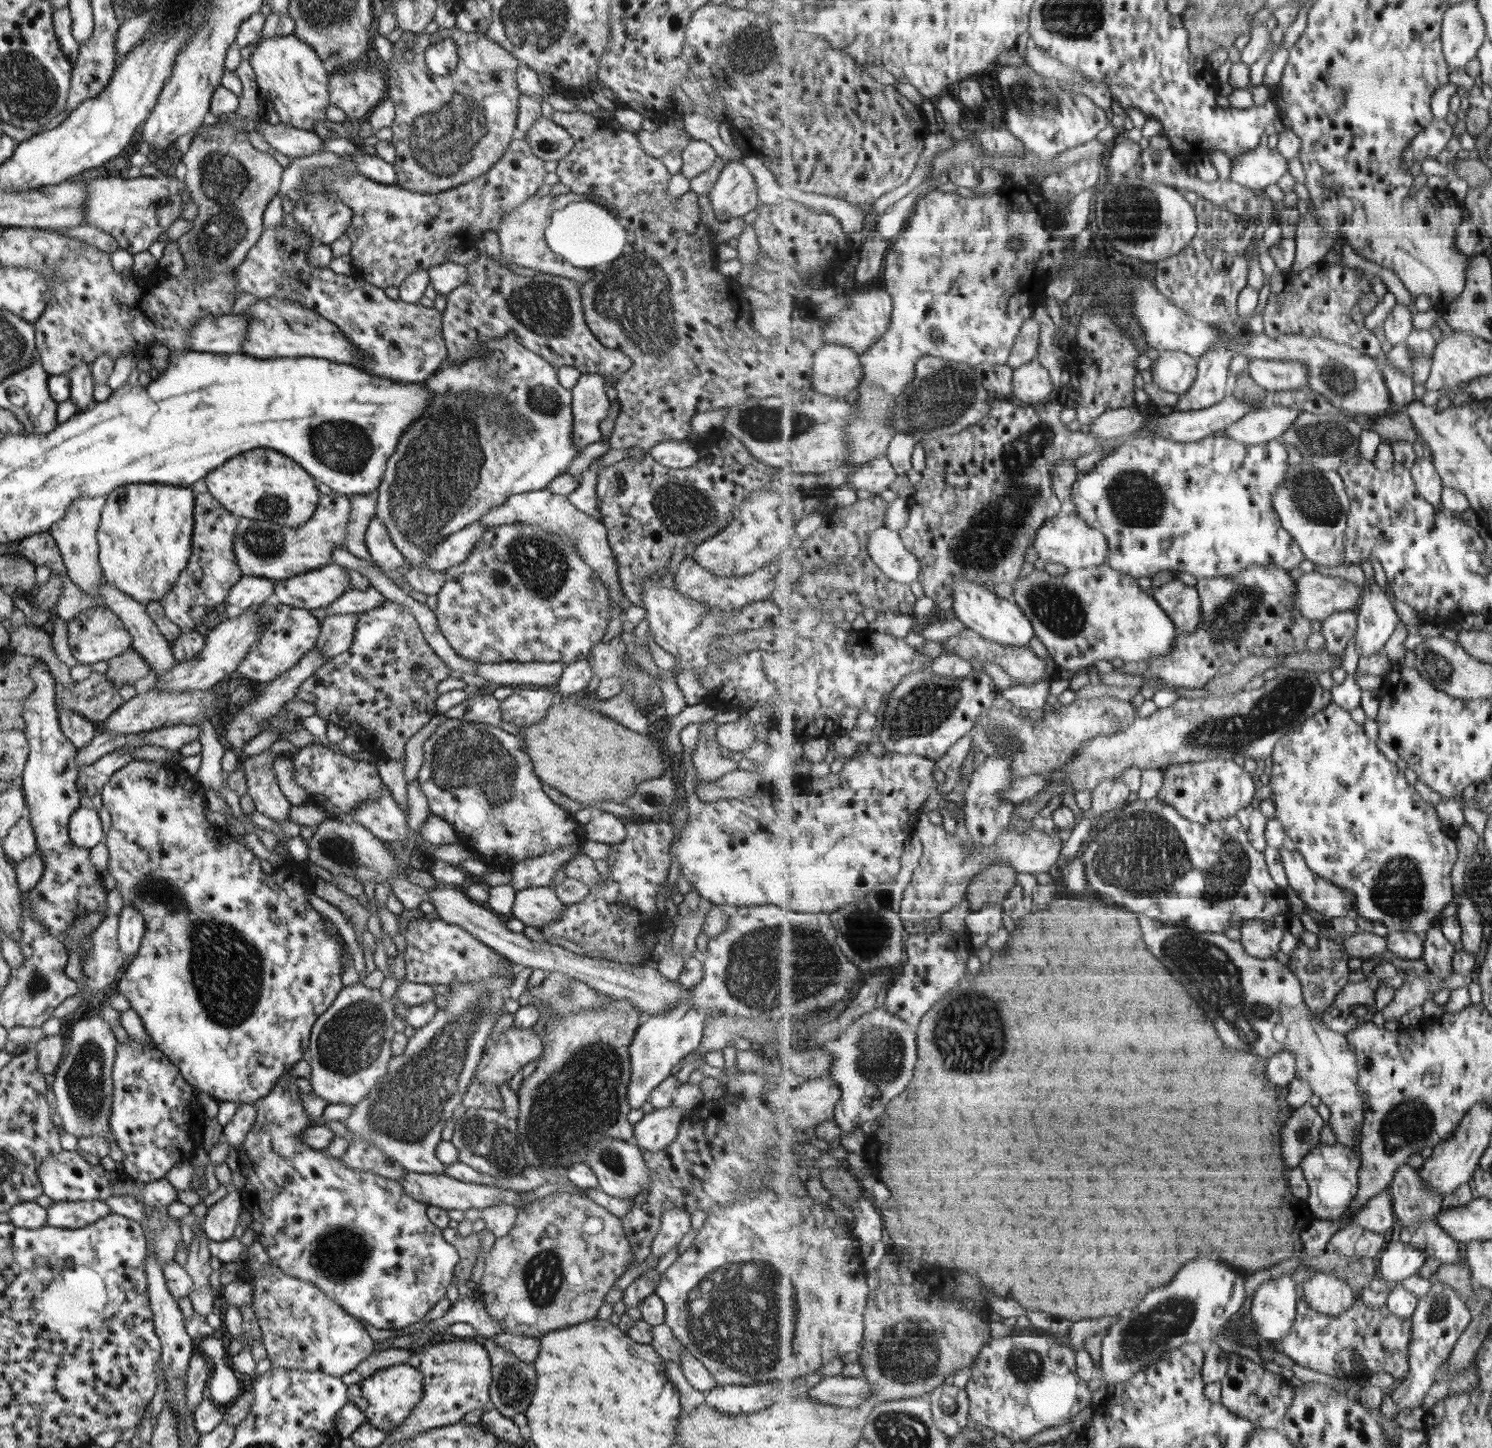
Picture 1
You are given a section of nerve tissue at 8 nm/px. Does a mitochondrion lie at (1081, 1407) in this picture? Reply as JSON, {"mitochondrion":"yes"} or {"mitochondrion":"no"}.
{"mitochondrion":"no"}

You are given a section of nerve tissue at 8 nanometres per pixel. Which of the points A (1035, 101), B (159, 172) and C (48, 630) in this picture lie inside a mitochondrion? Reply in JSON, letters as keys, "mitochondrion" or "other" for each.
{"A":"mitochondrion","B":"other","C":"other"}

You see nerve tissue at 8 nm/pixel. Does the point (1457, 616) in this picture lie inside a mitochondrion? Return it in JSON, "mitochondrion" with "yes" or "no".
{"mitochondrion":"no"}

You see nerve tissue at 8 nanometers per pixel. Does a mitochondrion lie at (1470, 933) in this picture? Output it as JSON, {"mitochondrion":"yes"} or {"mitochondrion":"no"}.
{"mitochondrion":"no"}

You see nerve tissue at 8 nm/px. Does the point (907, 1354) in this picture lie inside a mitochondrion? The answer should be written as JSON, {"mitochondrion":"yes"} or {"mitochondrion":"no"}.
{"mitochondrion":"yes"}

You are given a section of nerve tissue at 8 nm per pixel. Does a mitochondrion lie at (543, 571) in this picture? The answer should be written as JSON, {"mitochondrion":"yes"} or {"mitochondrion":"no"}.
{"mitochondrion":"yes"}

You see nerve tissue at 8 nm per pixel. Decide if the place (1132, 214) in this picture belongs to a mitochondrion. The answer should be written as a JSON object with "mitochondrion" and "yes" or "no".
{"mitochondrion":"yes"}

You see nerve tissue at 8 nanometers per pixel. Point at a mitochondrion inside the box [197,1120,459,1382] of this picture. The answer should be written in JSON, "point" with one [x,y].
{"point":[341,1255]}

